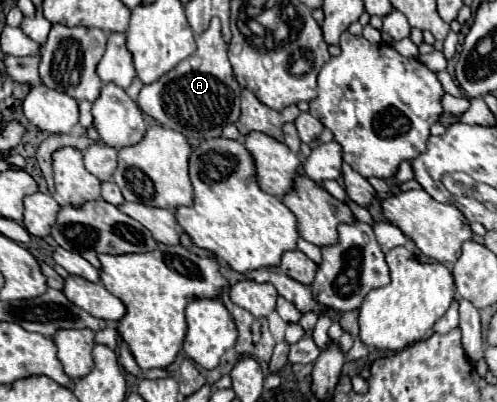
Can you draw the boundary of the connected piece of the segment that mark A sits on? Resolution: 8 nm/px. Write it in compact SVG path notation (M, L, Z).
M213 17L207 31L197 39L197 51L159 81L145 85L137 103L143 113L151 115L163 127L183 133L187 139L211 139L221 137L223 125L239 119L239 93L241 87L235 81L233 67L227 59L227 43L221 35L221 23Z

